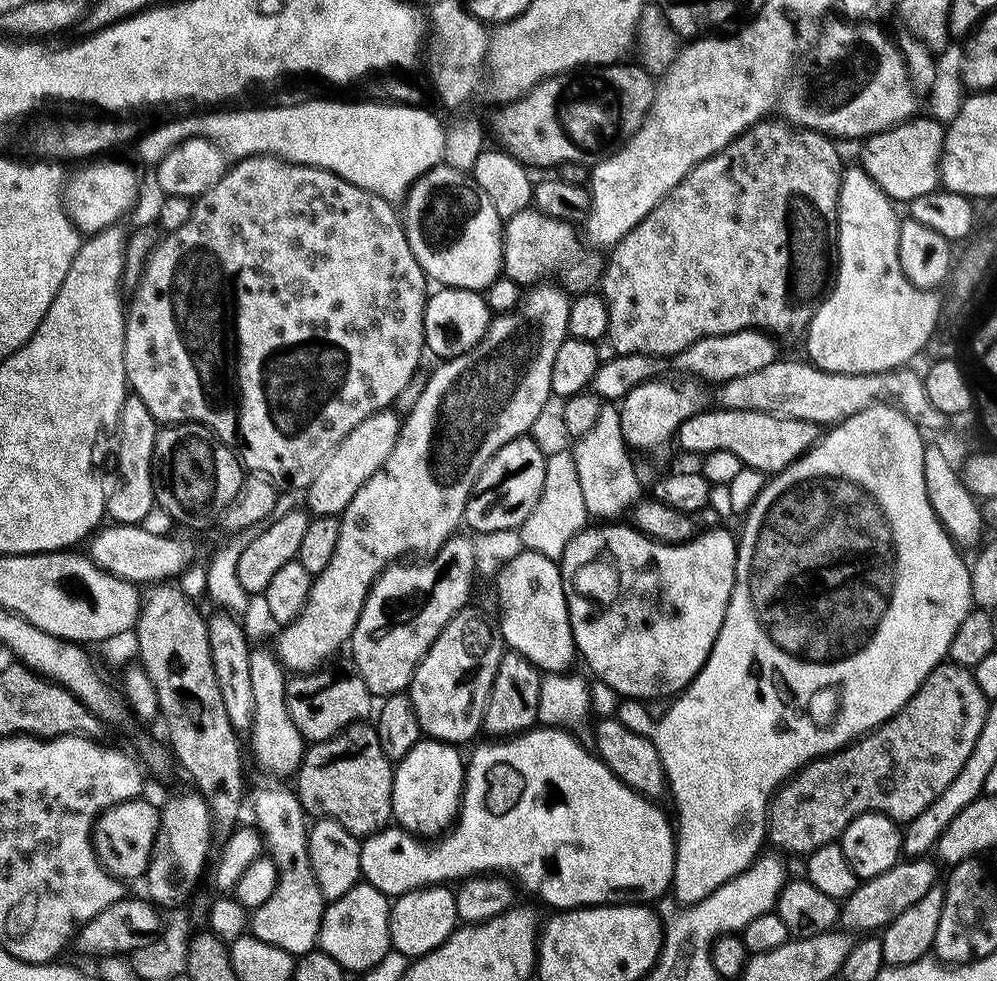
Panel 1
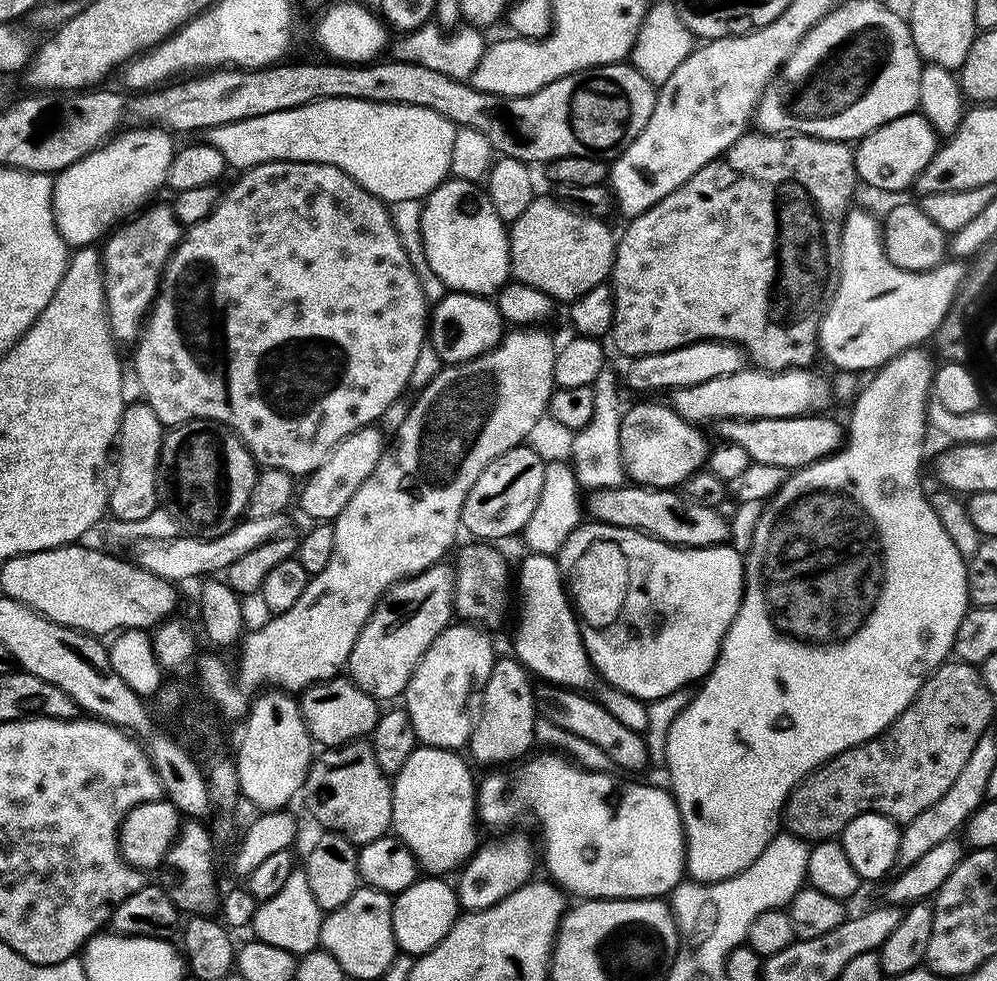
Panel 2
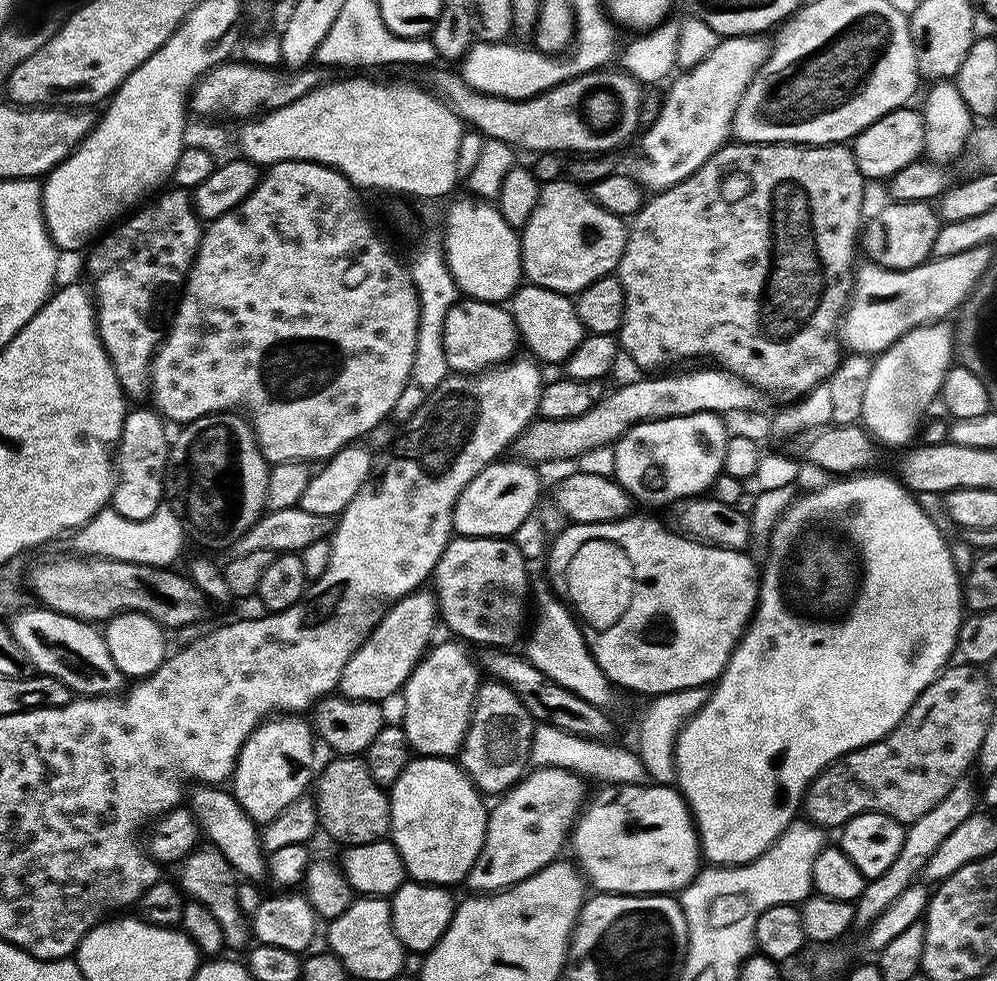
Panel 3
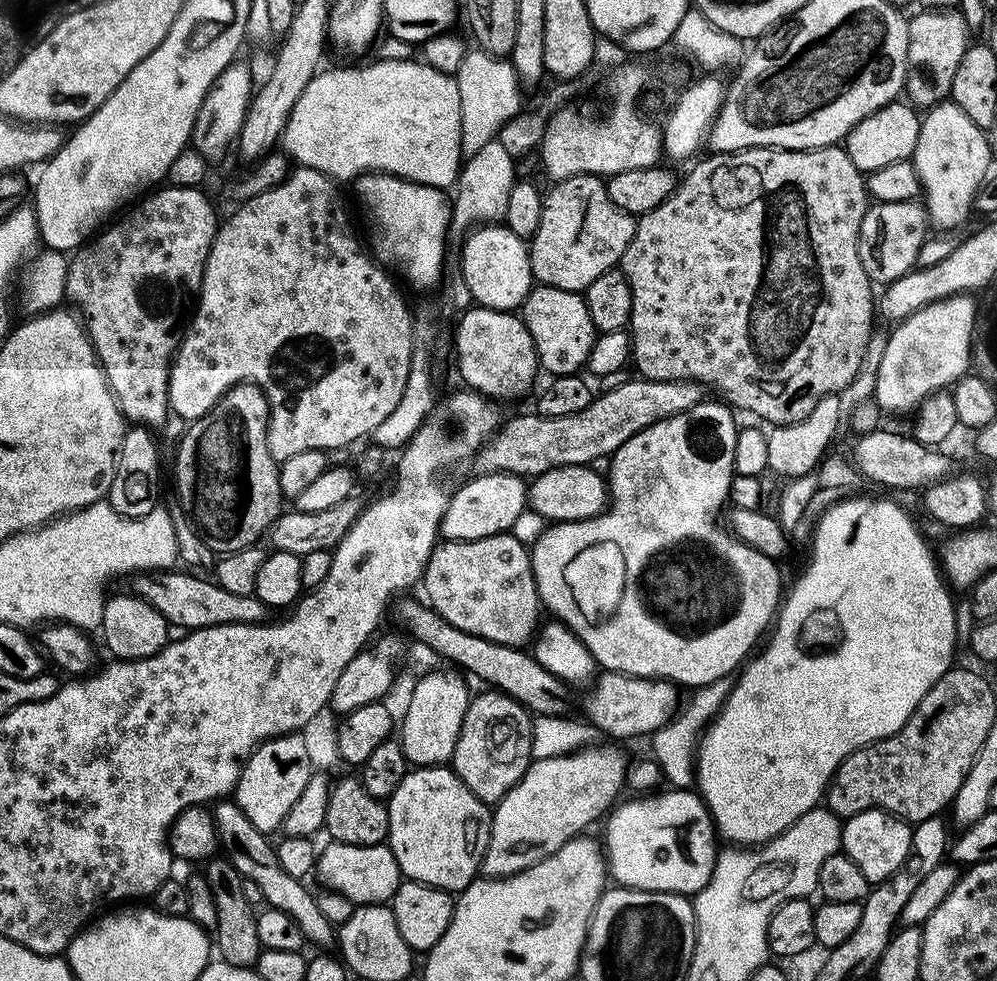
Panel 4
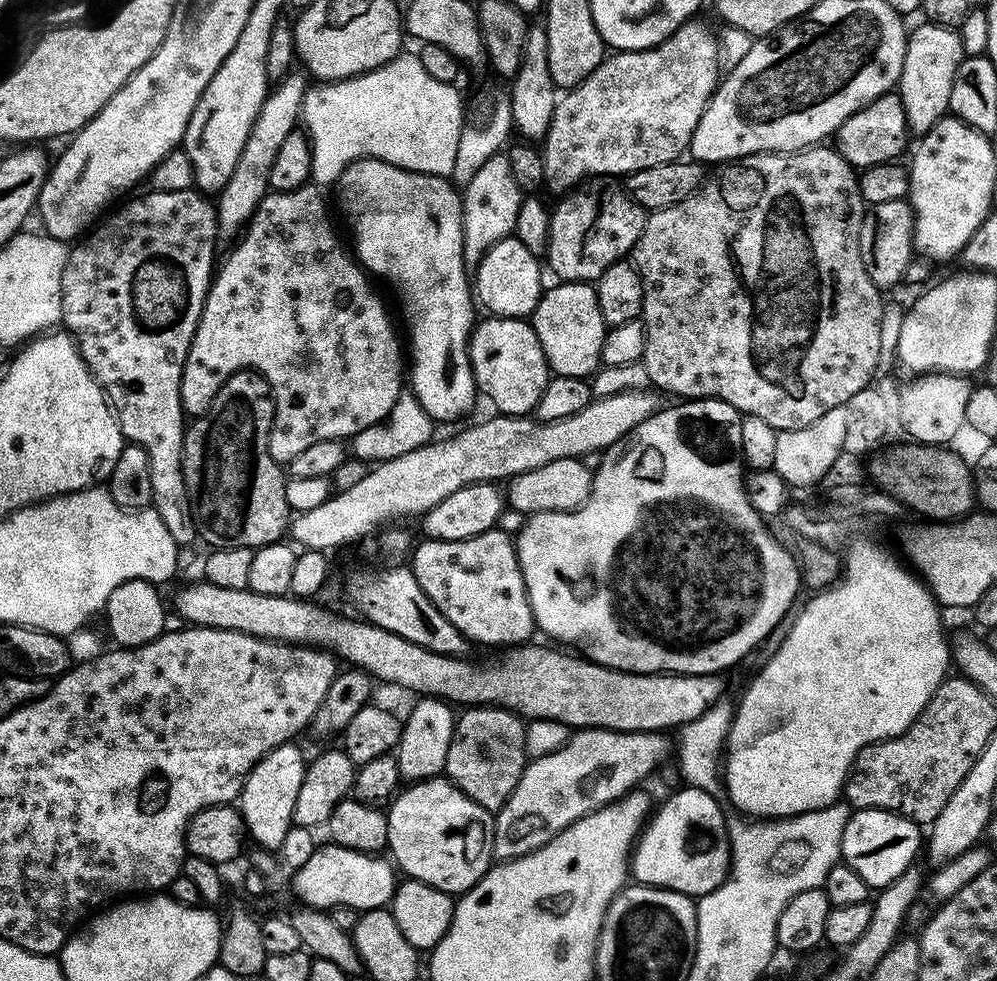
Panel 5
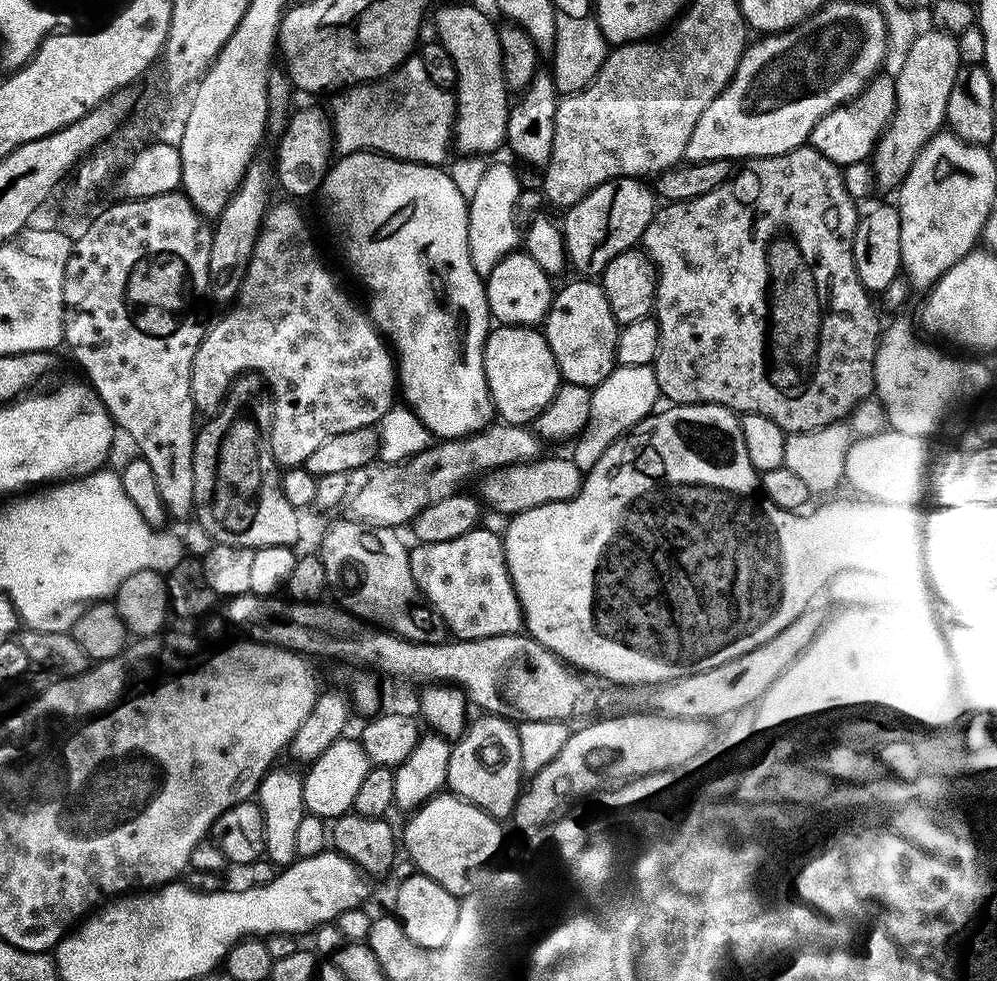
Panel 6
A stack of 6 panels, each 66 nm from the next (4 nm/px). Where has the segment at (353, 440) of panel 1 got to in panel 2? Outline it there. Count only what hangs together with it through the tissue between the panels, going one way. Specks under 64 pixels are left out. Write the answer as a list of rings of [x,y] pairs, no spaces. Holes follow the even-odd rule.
[[[376,426],[360,428],[347,436],[324,460],[322,466],[305,479],[305,486],[301,494],[300,491],[298,494],[299,511],[314,522],[333,521],[346,508],[346,503],[350,502],[362,482],[373,472],[385,447],[385,437]]]

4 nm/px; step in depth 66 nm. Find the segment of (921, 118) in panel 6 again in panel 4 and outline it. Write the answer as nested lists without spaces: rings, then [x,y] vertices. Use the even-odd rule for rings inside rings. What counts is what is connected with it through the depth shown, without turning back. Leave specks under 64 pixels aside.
[[[920,10],[917,13],[908,20],[908,69],[904,92],[917,109],[927,110],[951,97],[954,74],[962,62],[962,54],[968,49],[970,31],[958,10]]]

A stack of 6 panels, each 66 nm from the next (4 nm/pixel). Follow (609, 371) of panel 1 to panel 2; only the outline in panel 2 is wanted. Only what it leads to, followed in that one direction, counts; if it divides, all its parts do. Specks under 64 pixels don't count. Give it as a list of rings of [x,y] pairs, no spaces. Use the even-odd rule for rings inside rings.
[[[700,340],[698,343],[687,344],[684,347],[676,347],[672,351],[664,351],[654,355],[642,355],[642,356],[633,357],[627,364],[629,364],[628,380],[626,376],[627,387],[629,384],[630,387],[640,392],[646,392],[648,390],[660,390],[662,388],[665,388],[665,390],[671,390],[674,388],[685,388],[688,385],[698,385],[699,382],[706,382],[709,381],[710,378],[721,377],[723,374],[732,374],[732,373],[740,372],[741,369],[743,369],[746,366],[746,354],[741,346],[734,344],[732,341]]]

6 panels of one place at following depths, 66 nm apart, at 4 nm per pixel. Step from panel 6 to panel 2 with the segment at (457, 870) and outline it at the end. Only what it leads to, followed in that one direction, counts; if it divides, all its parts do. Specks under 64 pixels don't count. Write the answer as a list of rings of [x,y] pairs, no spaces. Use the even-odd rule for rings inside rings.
[[[417,746],[402,770],[391,781],[393,818],[391,831],[412,852],[417,865],[428,874],[455,873],[467,864],[477,847],[477,781],[472,781],[469,761],[450,748]]]

